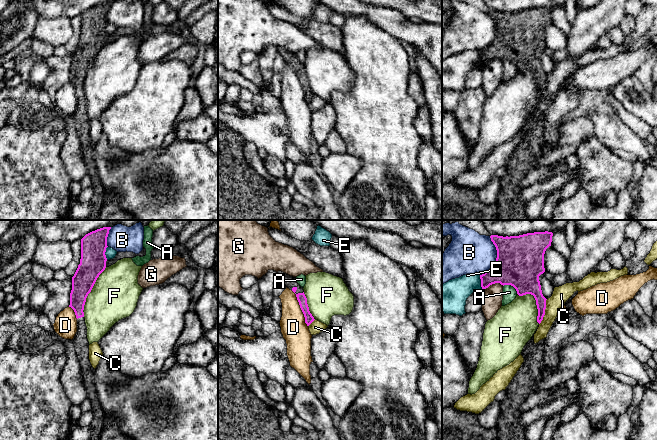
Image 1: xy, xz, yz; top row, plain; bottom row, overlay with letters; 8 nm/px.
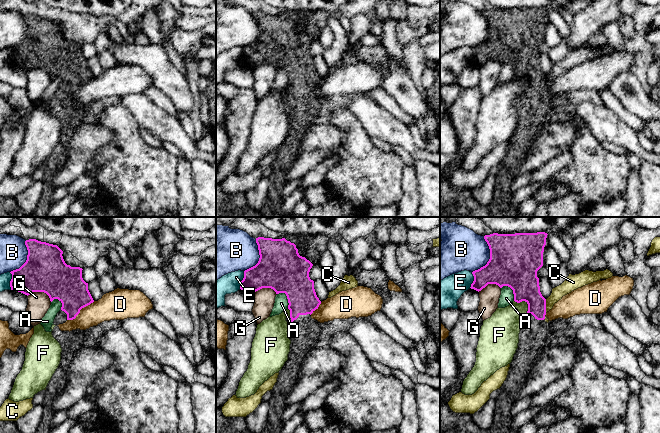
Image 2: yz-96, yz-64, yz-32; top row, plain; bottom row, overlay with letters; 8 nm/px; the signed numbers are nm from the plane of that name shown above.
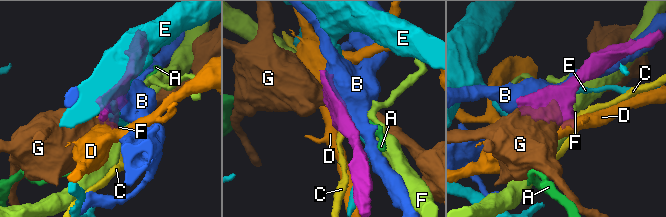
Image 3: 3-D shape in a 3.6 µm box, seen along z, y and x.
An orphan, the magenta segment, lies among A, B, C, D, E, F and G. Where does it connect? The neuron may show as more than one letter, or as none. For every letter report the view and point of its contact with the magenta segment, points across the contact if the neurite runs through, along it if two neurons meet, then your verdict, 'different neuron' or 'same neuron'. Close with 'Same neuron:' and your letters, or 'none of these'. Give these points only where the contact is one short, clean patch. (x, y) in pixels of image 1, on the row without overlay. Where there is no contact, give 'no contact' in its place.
A: meets magenta in yz at (511, 61); border along yz (503, 61), (511, 61), (517, 69); different neuron
B: meets magenta in yz at (497, 33); different neuron
C: meets magenta in yz at (544, 88); border along yz (547, 75), (545, 90), (539, 100); different neuron
D: meets magenta in xz at (300, 83); border along xz (291, 66), (295, 70), (307, 102); different neuron
E: meets magenta in yz at (481, 59); different neuron
F: meets magenta in xy at (90, 67); different neuron
G: meets magenta in yz at (492, 59); different neuron
Same neuron: none of these

